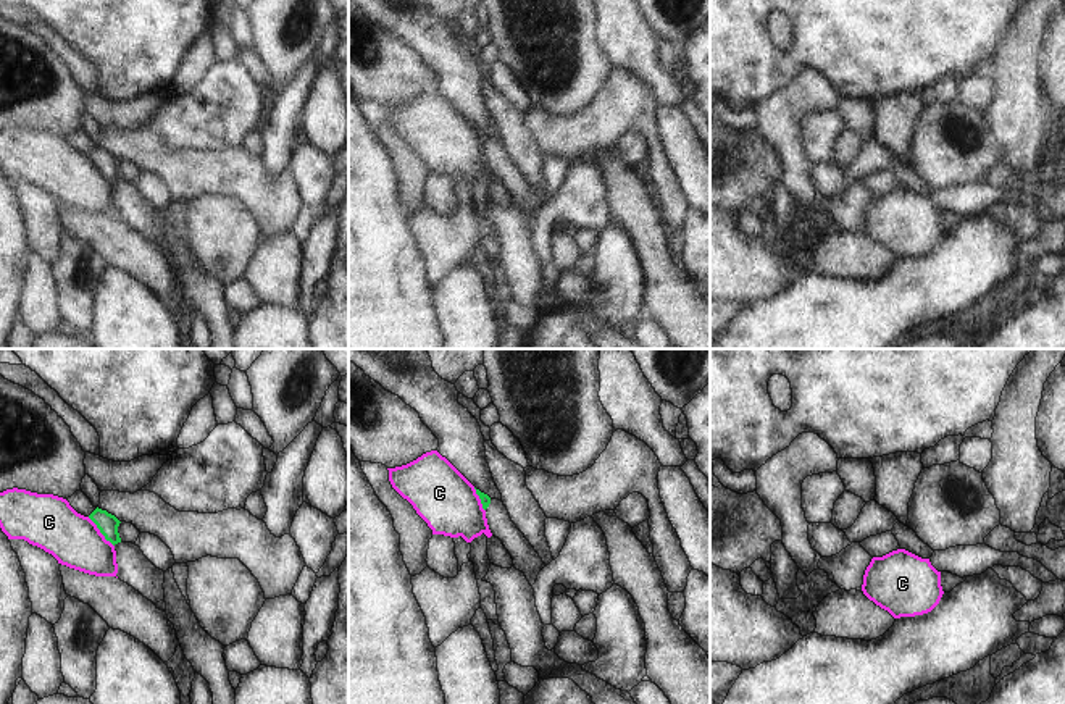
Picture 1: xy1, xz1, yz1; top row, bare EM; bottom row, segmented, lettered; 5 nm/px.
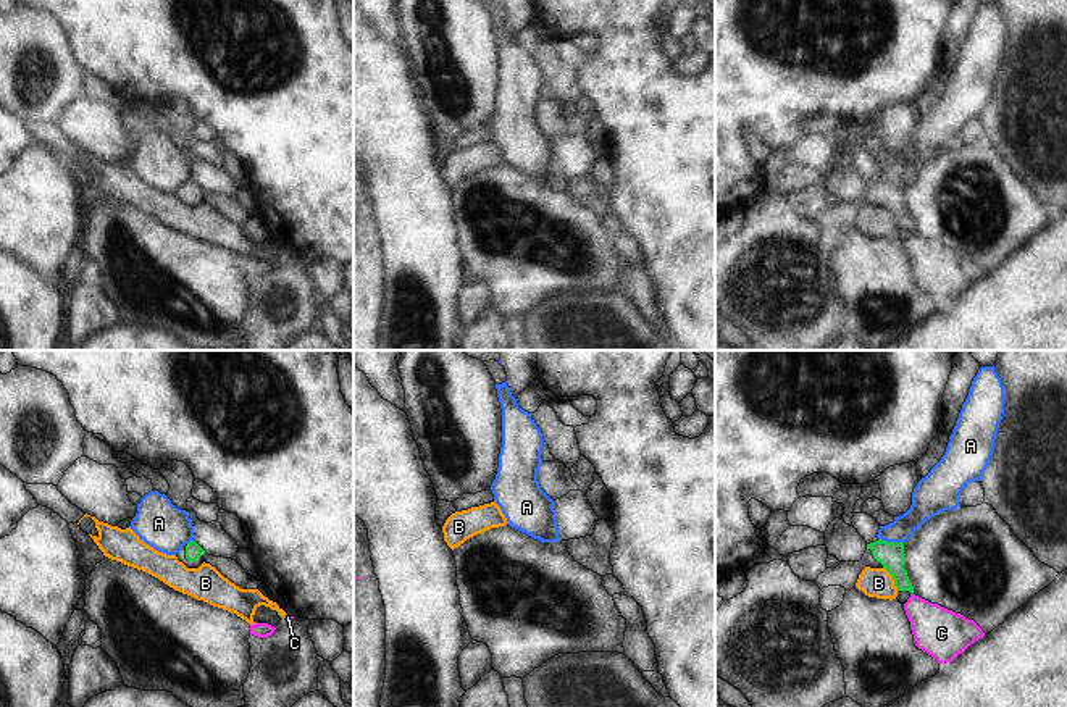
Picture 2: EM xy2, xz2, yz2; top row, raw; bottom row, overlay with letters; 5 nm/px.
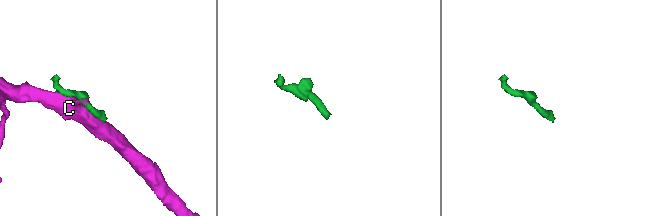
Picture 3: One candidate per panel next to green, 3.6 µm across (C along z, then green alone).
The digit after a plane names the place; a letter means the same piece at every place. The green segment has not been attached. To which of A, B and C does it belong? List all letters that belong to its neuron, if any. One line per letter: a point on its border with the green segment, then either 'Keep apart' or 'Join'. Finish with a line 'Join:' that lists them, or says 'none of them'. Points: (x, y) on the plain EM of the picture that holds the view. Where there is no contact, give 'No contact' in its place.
A: Touches green at yz2 (891, 181). Keep apart
B: Touches green at yz2 (893, 217). Keep apart
C: Touches green at xy1 (100, 170). Keep apart
Join: none of them

